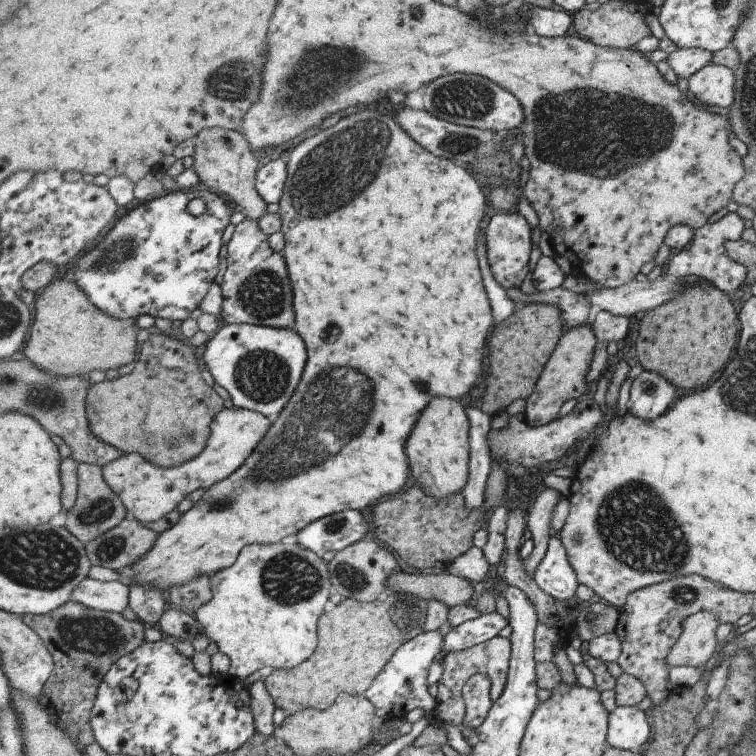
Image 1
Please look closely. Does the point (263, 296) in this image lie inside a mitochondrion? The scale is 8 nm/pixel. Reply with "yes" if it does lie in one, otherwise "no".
yes

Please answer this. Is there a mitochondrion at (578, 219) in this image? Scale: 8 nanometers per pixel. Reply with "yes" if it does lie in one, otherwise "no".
no

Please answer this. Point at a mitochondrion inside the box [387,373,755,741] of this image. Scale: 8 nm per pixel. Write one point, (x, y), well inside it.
(628, 517)

